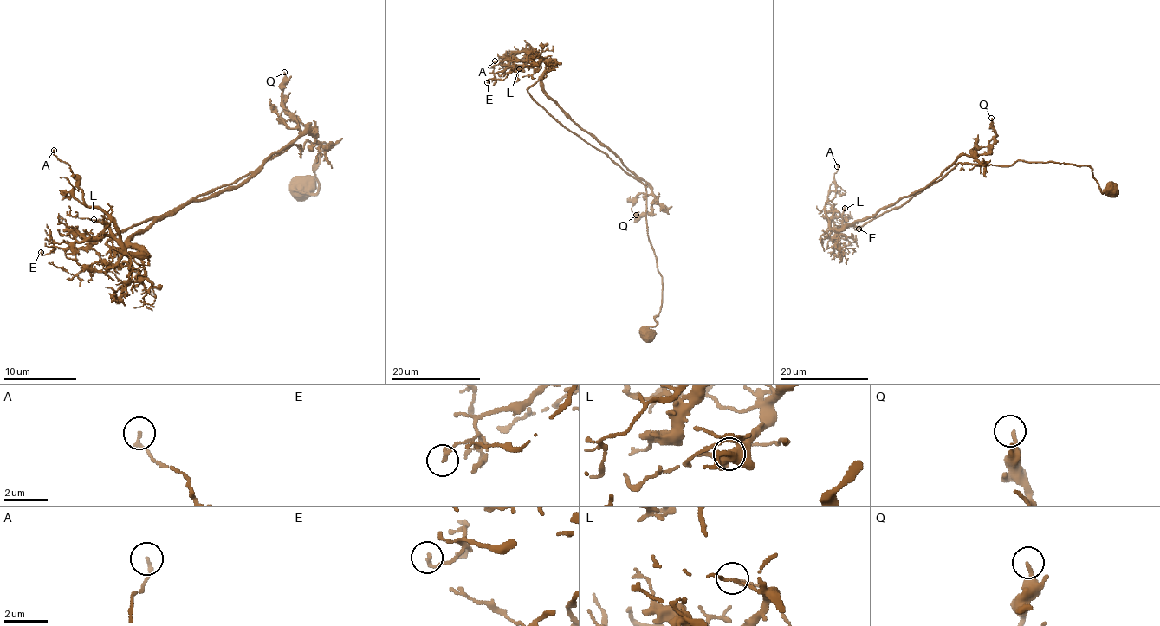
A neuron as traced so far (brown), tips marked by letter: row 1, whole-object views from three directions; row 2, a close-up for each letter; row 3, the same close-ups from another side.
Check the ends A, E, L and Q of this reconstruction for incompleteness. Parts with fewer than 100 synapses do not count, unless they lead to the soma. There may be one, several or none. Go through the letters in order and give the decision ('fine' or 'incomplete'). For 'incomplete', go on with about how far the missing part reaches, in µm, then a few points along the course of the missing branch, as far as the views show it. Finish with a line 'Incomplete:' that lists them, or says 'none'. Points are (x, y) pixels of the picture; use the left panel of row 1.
A: fine
E: fine
L: fine
Q: fine
Incomplete: none

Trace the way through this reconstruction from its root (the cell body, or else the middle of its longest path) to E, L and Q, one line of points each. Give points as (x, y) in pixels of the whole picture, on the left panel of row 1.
E: (302, 186), (319, 188), (324, 143), (286, 145), (235, 186), (157, 217), (130, 241), (144, 255), (41, 252)
L: (302, 186), (319, 188), (324, 143), (286, 145), (157, 217), (130, 241), (144, 255), (117, 254), (93, 219)
Q: (302, 186), (317, 192), (315, 158), (326, 145), (294, 145), (314, 133), (284, 105), (284, 72)

